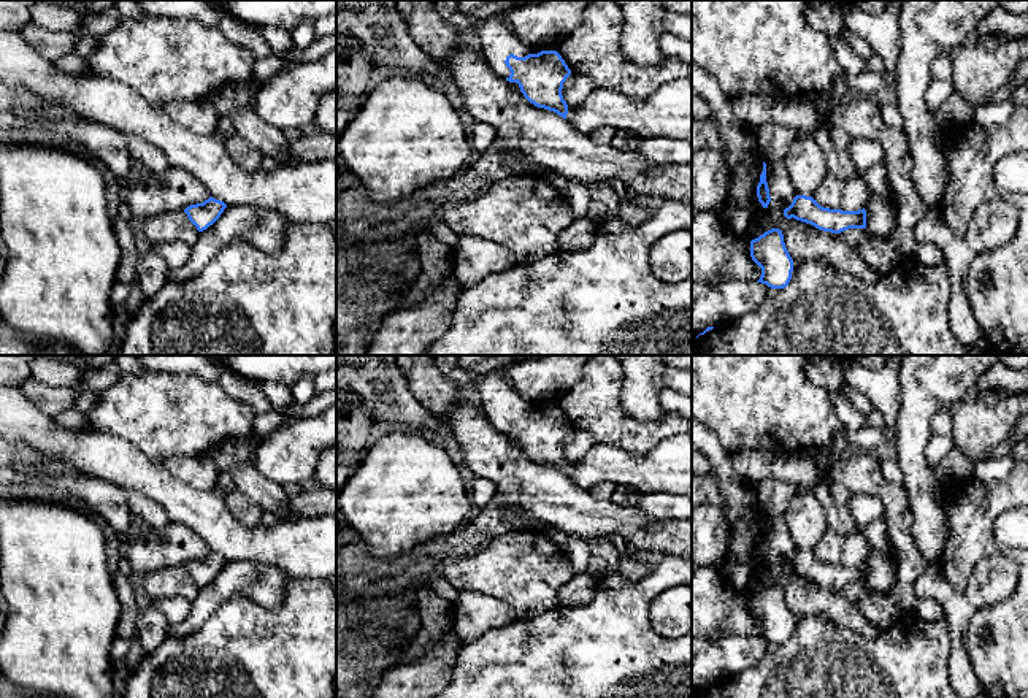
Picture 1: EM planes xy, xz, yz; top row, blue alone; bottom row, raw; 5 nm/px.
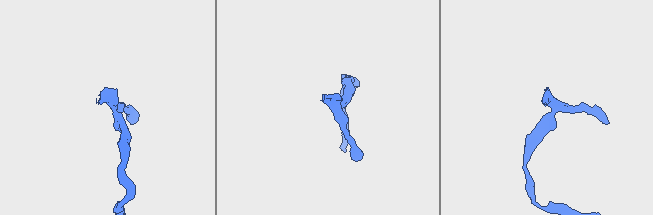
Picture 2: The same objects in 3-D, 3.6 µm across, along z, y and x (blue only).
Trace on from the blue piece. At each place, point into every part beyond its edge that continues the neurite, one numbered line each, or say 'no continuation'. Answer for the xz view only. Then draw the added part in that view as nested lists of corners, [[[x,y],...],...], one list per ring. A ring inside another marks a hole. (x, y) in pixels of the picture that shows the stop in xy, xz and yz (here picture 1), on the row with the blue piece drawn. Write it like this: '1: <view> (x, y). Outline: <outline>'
1: xz (497, 42). Outline: [[[498,16],[479,21],[478,33],[481,40],[481,54],[489,67],[504,79],[511,75],[504,63],[509,54],[525,57],[543,51],[541,44],[522,43]]]

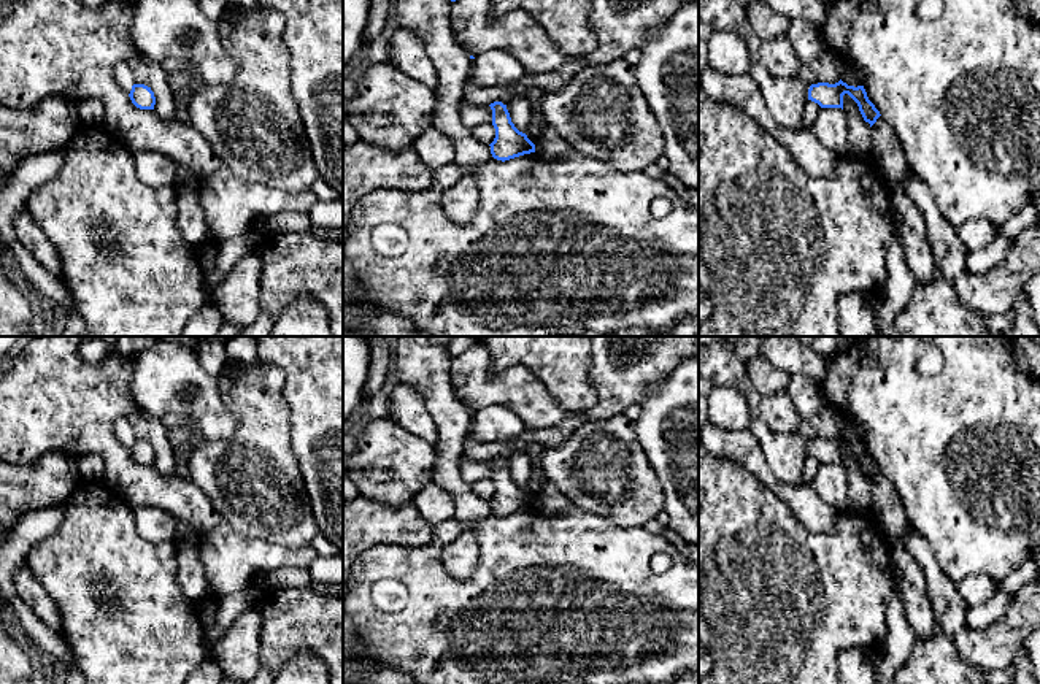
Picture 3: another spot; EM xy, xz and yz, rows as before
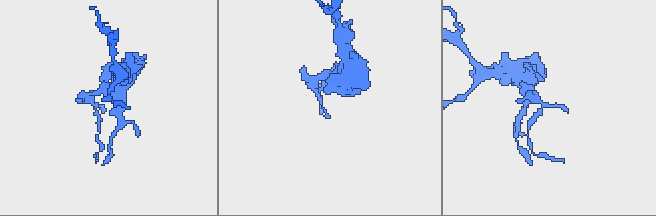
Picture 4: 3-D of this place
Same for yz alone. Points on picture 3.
no continuation

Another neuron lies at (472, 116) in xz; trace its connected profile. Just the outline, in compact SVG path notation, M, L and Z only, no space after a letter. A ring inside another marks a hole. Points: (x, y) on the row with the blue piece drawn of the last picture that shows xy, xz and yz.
M464 103L460 108L460 121L470 130L484 122L492 124L492 110L489 105Z

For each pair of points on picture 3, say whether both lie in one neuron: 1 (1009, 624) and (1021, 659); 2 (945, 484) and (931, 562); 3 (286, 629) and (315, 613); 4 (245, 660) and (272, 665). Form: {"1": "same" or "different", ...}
{"1": "different", "2": "different", "3": "same", "4": "different"}

